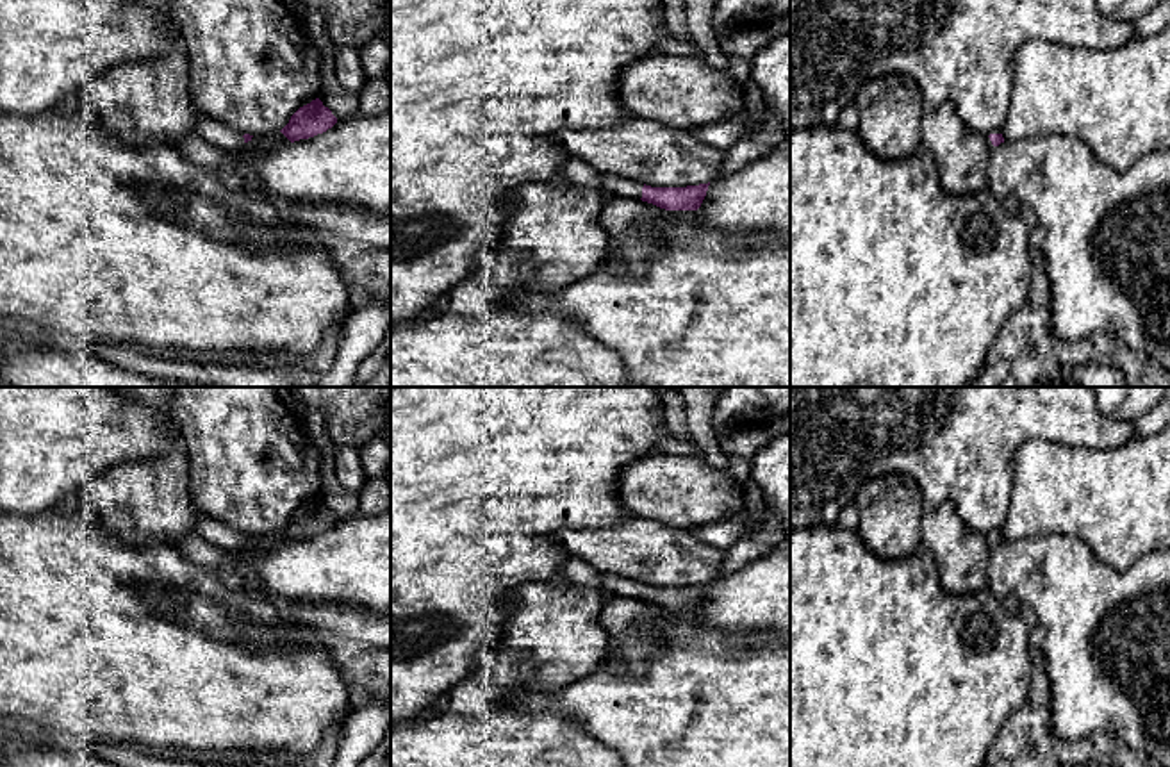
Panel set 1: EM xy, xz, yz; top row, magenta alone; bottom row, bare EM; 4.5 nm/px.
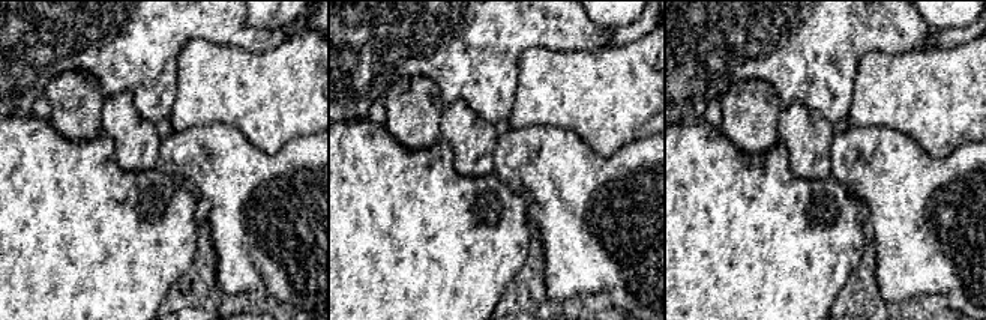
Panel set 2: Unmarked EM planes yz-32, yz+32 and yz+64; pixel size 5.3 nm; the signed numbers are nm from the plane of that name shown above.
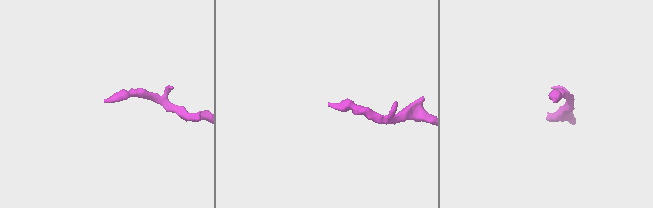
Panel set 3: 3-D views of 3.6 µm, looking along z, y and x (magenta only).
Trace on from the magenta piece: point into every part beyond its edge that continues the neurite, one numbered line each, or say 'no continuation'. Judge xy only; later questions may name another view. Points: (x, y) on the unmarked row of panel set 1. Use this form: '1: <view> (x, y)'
1: xy (213, 530)

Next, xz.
1: xz (619, 587)

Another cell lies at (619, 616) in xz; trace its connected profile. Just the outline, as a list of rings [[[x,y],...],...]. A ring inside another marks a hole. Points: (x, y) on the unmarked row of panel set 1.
[[[612,598],[605,601],[599,624],[608,637],[608,649],[615,649],[622,637],[630,635],[639,624],[649,623],[658,615],[660,608],[642,599]]]

